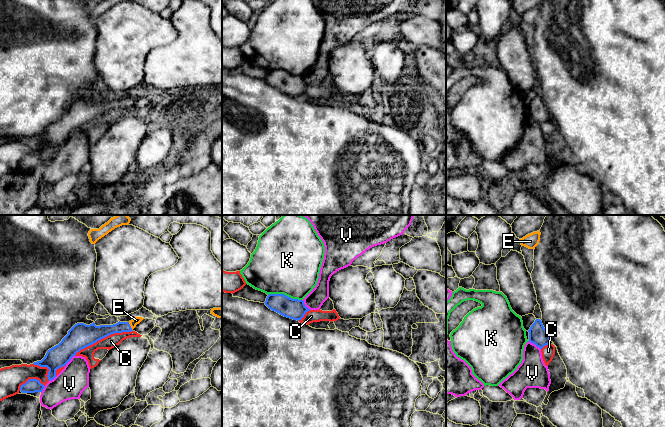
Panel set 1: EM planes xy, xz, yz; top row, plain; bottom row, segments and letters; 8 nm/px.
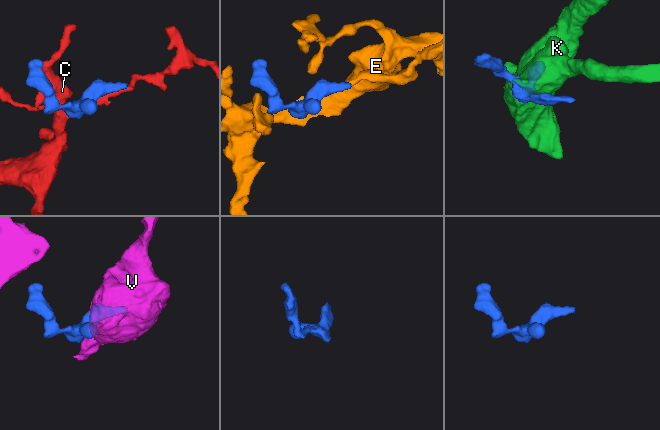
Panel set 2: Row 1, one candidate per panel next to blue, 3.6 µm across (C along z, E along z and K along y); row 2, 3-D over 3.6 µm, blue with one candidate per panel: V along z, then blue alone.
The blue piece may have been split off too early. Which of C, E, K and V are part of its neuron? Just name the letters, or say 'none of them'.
E

